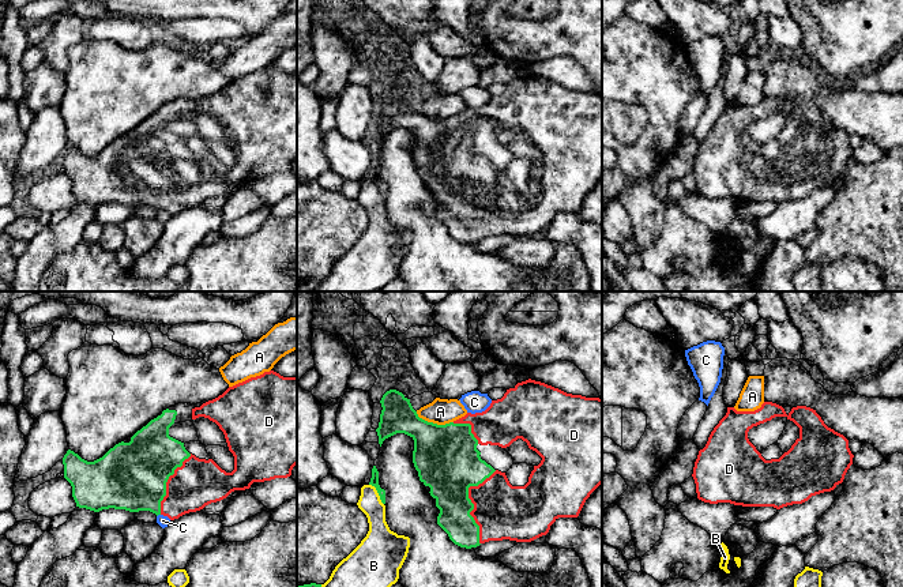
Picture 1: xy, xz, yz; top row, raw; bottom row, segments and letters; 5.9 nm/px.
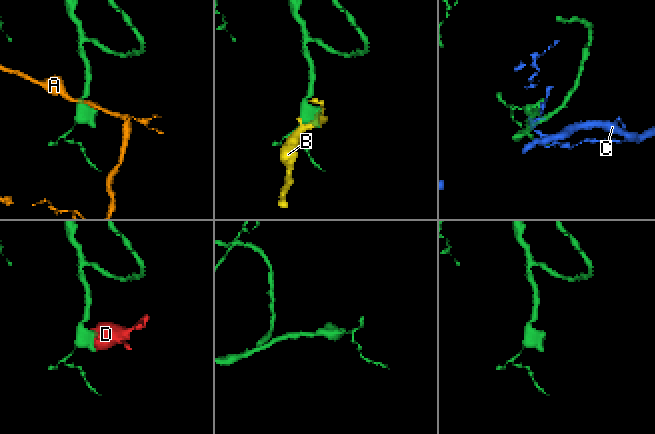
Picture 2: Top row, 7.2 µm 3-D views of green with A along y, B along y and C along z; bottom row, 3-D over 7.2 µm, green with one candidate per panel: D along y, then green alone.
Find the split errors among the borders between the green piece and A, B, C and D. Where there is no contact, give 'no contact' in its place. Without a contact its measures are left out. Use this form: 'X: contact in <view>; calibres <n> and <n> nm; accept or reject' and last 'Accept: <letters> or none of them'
A: contact in xz; calibres 380 and 150 nm; reject
B: contact in xz; calibres 50 and 140 nm; reject
C: contact in xy; calibres 380 and 70 nm; reject
D: contact in xz; calibres 320 and 320 nm; accept
Accept: D

